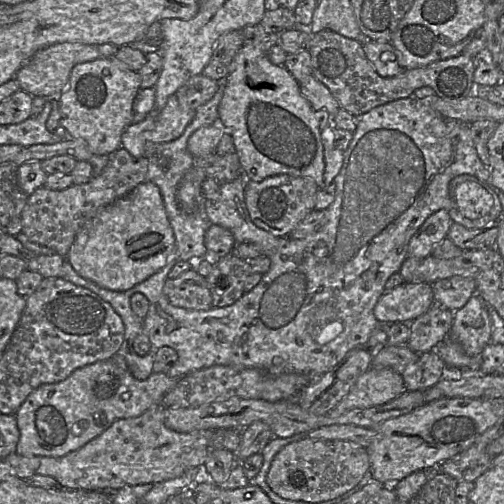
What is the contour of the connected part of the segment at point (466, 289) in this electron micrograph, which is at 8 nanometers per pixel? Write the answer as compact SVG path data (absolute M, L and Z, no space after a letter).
M453 276L431 284L434 303L451 311L462 308L476 293L476 281L472 278Z

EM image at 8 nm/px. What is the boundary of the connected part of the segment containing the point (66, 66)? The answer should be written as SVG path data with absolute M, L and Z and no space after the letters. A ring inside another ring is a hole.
M68 42L53 44L37 51L12 79L15 79L21 91L32 97L41 96L59 101L59 95L66 87L74 66L96 59L113 57L118 48L112 44L86 45Z

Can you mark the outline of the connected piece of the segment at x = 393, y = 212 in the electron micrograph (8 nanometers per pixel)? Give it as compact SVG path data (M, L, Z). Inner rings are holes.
M219 83L219 89L216 94L210 99L206 104L200 106L196 109L195 116L193 120L187 125L183 134L176 140L167 143L147 143L146 146L146 154L145 157L149 161L149 169L146 177L146 181L154 183L159 187L160 192L163 197L164 206L166 209L166 213L169 219L169 222L172 226L175 235L175 249L174 252L169 256L169 262L158 272L151 275L146 280L141 283L135 285L134 287L126 290L126 291L113 291L106 288L103 288L96 284L95 282L85 279L81 277L74 270L72 265L66 261L62 265L59 276L60 278L69 281L77 286L81 286L86 288L98 296L100 296L103 300L108 302L116 313L121 317L124 327L125 334L122 346L118 351L118 355L124 358L127 369L131 372L131 374L138 380L146 380L153 373L153 363L156 356L157 351L164 346L168 346L173 348L178 354L178 360L174 364L174 366L170 369L167 375L170 378L180 379L194 371L201 370L204 368L209 368L215 365L223 365L223 366L236 366L242 368L255 368L259 369L265 373L270 375L279 376L282 374L304 374L310 378L310 382L313 379L317 379L336 367L347 355L349 351L352 349L363 345L366 343L372 334L372 332L379 326L379 322L377 321L374 315L374 307L379 300L379 298L385 292L385 284L390 276L394 273L398 273L401 269L401 266L404 260L408 257L408 247L410 240L419 230L419 228L423 225L428 217L432 214L436 213L439 210L445 209L449 211L452 208L452 202L449 194L449 186L453 179L461 175L471 175L478 178L480 181L484 181L489 183L491 178L490 168L487 168L482 161L480 160L477 151L474 146L472 132L471 132L471 124L463 123L455 119L446 118L442 116L440 113L431 108L428 104L424 104L421 99L416 98L415 96L409 96L407 98L397 99L386 104L377 106L370 111L356 116L357 128L355 130L353 139L350 143L348 149L344 152L344 163L340 173L336 176L334 183L336 184L336 197L334 202L327 208L326 210L326 223L315 233L307 236L304 239L292 239L288 236L279 237L274 236L273 234L265 231L264 229L256 226L249 215L246 201L245 201L245 186L247 184L246 175L238 177L233 182L225 183L220 186L220 196L217 200L208 200L206 199L206 206L200 211L197 211L193 214L186 214L182 211L176 201L176 191L178 184L181 179L185 175L185 173L192 167L194 162L194 157L189 153L187 149L187 142L190 136L199 128L210 125L218 125L220 123L218 107L222 100L224 93L224 83ZM212 224L220 225L233 234L237 243L254 243L259 245L264 251L264 256L267 256L271 260L270 269L262 275L262 278L258 285L256 285L251 291L243 294L243 296L237 300L234 304L226 307L220 308L212 308L207 311L196 311L196 310L188 310L184 308L179 308L173 306L166 295L163 292L164 285L166 280L168 279L168 273L171 271L173 266L180 261L190 261L190 263L195 264L196 261L204 259L207 257L208 250L205 246L205 233L209 229ZM135 293L142 293L149 301L149 310L147 315L144 318L138 317L131 309L130 299ZM144 334L148 337L150 341L150 350L144 355L138 355L133 347L134 340L138 335Z

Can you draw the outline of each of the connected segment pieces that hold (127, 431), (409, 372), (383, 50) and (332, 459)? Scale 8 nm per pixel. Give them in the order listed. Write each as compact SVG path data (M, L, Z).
M160 403L138 417L116 420L108 429L84 446L62 457L27 457L15 452L3 460L23 480L27 480L33 475L46 475L53 477L61 488L106 492L115 492L125 486L161 483L180 477L189 469L203 468L209 458L210 441L216 431L199 430L190 433L178 433L166 427L165 414L166 407Z
M434 351L420 354L418 361L401 374L405 389L416 391L434 386L444 378L444 367L445 363Z
M365 40L363 49L367 59L382 77L394 77L405 70L399 65L395 49L390 42Z
M305 437L283 447L274 457L266 481L280 497L318 503L334 499L353 489L370 471L366 448L348 441L314 440Z

